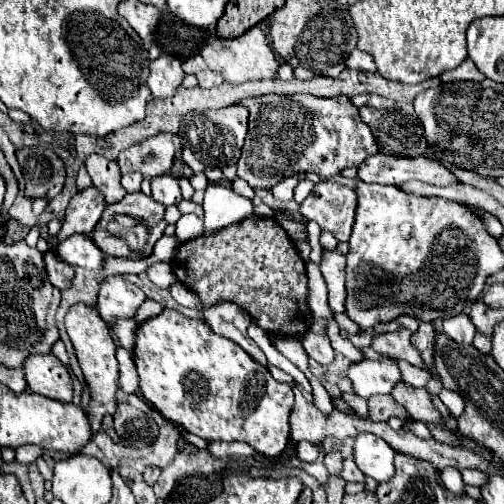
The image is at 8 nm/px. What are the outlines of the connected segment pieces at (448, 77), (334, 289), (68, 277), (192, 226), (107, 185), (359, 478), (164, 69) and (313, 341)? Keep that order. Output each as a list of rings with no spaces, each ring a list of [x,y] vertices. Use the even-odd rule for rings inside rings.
[[[467,58],[467,60],[465,60],[463,64],[459,64],[455,70],[447,70],[447,72],[443,72],[443,76],[439,76],[441,82],[481,82],[485,78],[485,74],[481,74],[481,72],[477,70],[477,66],[473,64],[471,58]]]
[[[329,252],[323,256],[321,272],[325,276],[328,289],[328,303],[333,312],[345,310],[345,256],[339,252]]]
[[[47,250],[43,254],[45,258],[45,270],[49,274],[49,282],[59,288],[59,290],[67,290],[71,286],[71,280],[73,280],[73,274],[75,274],[75,268],[69,266],[69,264],[63,264],[59,262],[59,256],[55,256],[53,250]]]
[[[183,214],[175,226],[177,226],[175,234],[181,242],[195,240],[195,238],[203,236],[203,220],[197,218],[195,214]]]
[[[91,154],[85,160],[85,166],[93,180],[93,186],[99,188],[99,192],[105,196],[105,202],[109,204],[119,202],[127,194],[125,188],[121,186],[121,172],[119,172],[117,162],[107,160],[99,154]]]
[[[347,458],[343,462],[343,474],[341,474],[341,478],[347,480],[347,482],[363,482],[365,480],[363,472],[359,472],[359,468],[357,468],[357,464],[355,464],[353,458]]]
[[[161,54],[157,60],[149,64],[149,68],[151,68],[151,74],[147,78],[147,86],[153,98],[173,96],[185,78],[183,64],[173,54]]]
[[[307,332],[303,336],[303,348],[307,350],[307,354],[311,358],[315,358],[321,364],[329,364],[333,360],[333,348],[331,348],[331,342],[325,334]]]

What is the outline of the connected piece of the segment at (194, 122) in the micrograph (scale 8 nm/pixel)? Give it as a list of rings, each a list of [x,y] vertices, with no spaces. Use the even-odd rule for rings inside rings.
[[[227,106],[219,110],[203,110],[203,112],[191,112],[183,116],[181,128],[177,132],[181,148],[183,148],[183,160],[185,164],[195,172],[201,174],[207,168],[225,168],[225,166],[235,166],[243,140],[247,134],[247,108],[243,106]]]

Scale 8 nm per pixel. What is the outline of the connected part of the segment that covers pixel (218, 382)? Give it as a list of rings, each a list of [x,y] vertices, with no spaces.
[[[165,308],[159,316],[137,326],[133,360],[141,378],[141,394],[173,424],[181,424],[187,432],[197,434],[207,442],[247,442],[269,458],[279,456],[285,450],[289,440],[289,416],[295,404],[291,386],[277,382],[271,372],[255,362],[239,344],[215,334],[203,320],[191,320],[177,310]]]

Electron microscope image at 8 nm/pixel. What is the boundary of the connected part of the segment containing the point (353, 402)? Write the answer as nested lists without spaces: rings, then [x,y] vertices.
[[[343,394],[343,400],[363,418],[367,418],[367,400],[363,400],[361,396],[355,396],[355,394]]]

